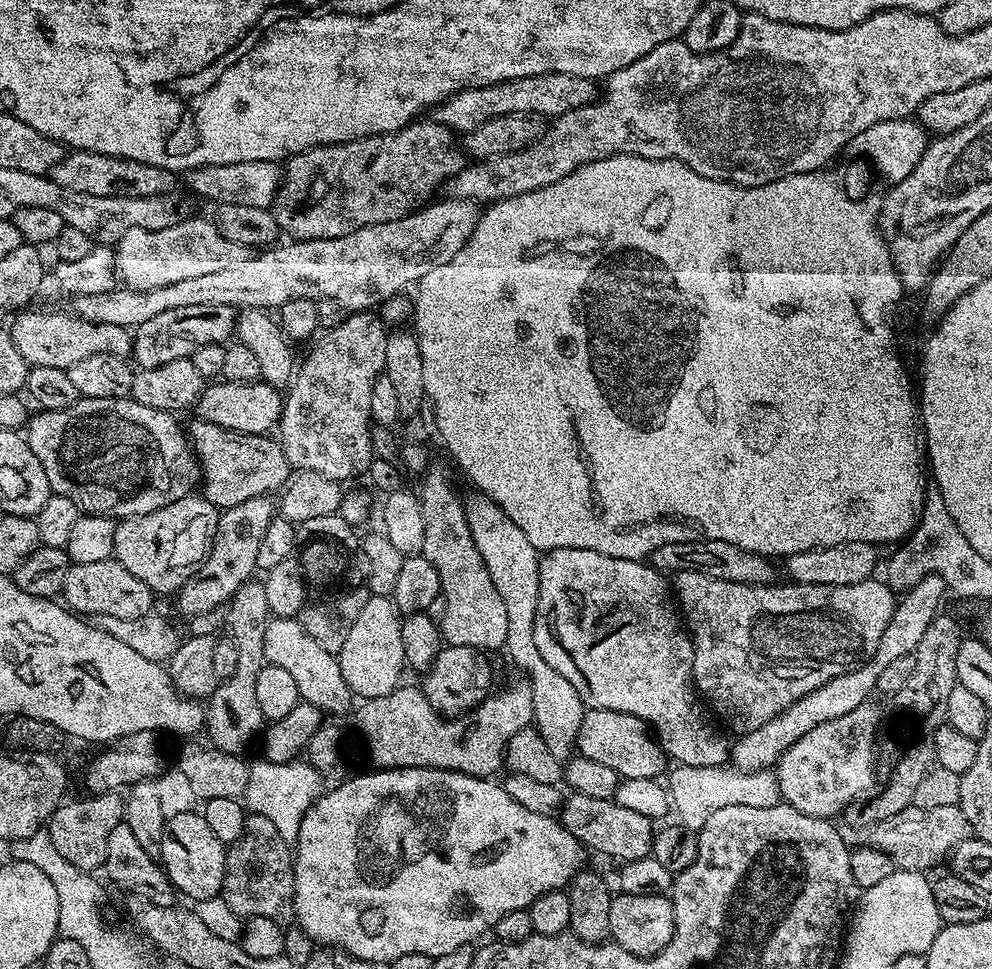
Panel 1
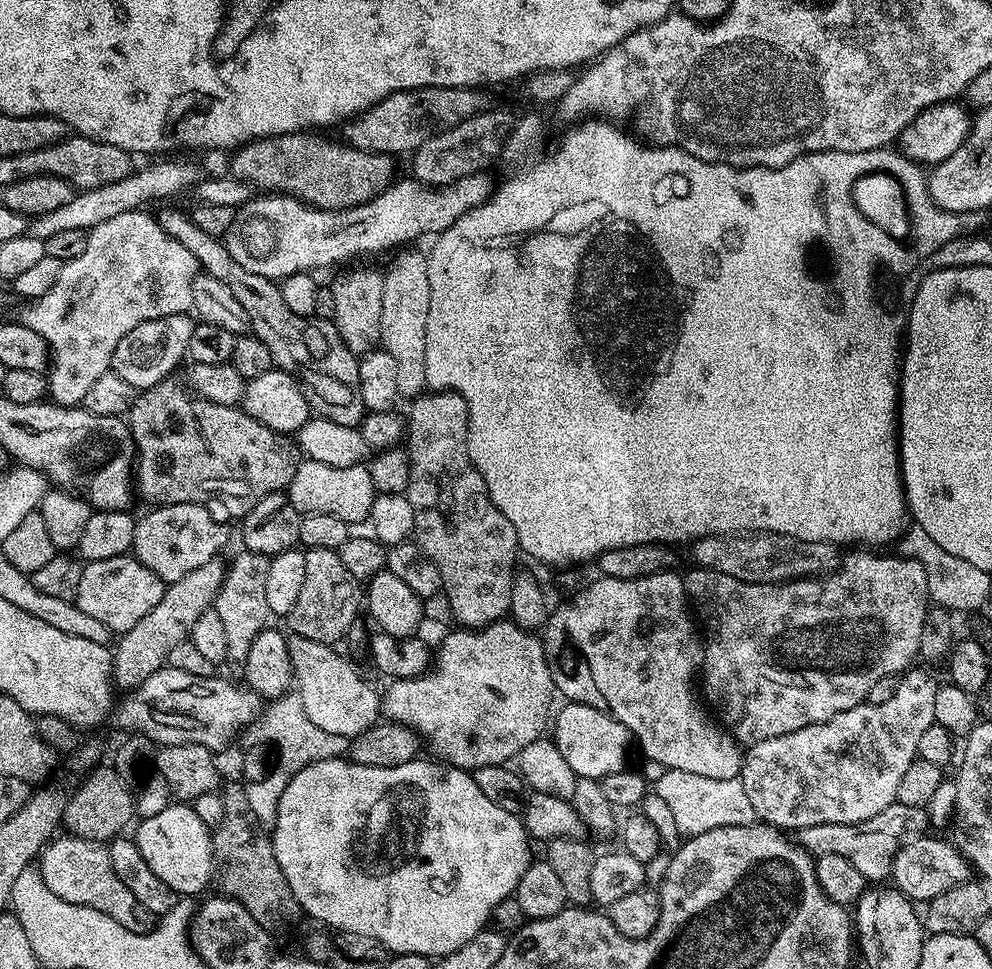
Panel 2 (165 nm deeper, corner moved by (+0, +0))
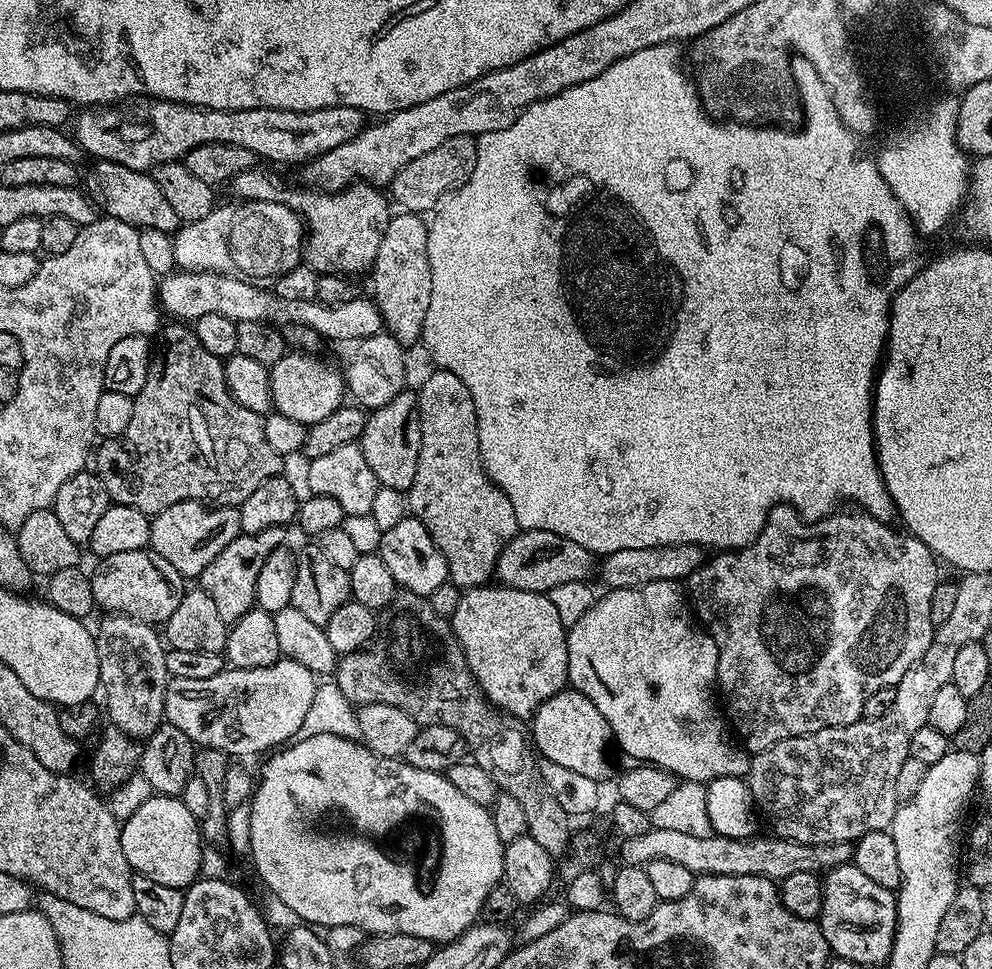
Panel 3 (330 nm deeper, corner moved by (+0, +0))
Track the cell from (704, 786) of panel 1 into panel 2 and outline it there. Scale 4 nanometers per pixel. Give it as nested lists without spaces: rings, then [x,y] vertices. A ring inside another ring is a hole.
[[[665,769],[660,775],[656,784],[654,782],[654,794],[662,798],[664,808],[673,815],[677,833],[683,837],[697,836],[722,826],[750,825],[757,821],[754,806],[739,777],[712,779],[672,769]]]

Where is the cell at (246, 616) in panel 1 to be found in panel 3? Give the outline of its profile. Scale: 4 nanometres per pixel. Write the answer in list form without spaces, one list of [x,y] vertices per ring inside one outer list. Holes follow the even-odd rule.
[[[282,527],[261,532],[241,532],[234,538],[234,542],[230,542],[230,546],[226,546],[226,550],[222,550],[222,554],[218,554],[218,558],[214,558],[214,562],[210,562],[210,566],[206,566],[206,570],[202,570],[198,586],[210,594],[210,598],[214,598],[214,606],[225,624],[231,626],[235,620],[242,618],[242,614],[257,607],[258,570],[262,570],[266,558],[270,558],[270,554],[287,541],[284,539],[288,531],[287,527]]]

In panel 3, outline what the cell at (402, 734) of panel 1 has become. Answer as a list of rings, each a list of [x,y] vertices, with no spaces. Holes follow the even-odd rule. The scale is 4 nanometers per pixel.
[[[485,586],[461,591],[457,609],[450,617],[452,633],[464,651],[464,660],[474,674],[484,696],[495,708],[517,718],[531,717],[536,707],[568,684],[568,628],[560,617],[560,608],[551,595],[527,592],[503,586]]]

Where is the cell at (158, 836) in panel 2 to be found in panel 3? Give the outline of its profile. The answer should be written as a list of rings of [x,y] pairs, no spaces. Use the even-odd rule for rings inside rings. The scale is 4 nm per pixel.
[[[153,794],[149,800],[142,802],[134,814],[120,825],[122,838],[122,854],[126,854],[126,862],[133,873],[150,878],[153,882],[162,882],[162,886],[174,886],[187,889],[200,876],[200,854],[202,851],[202,828],[198,818],[186,810],[179,796],[161,796]]]

